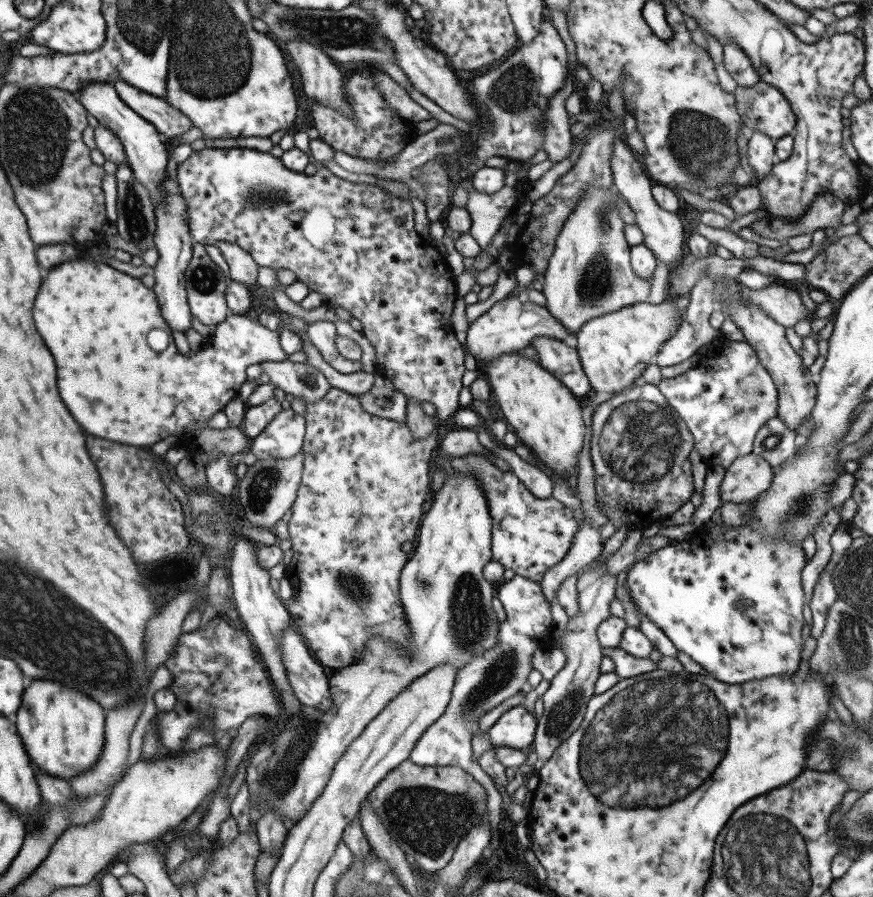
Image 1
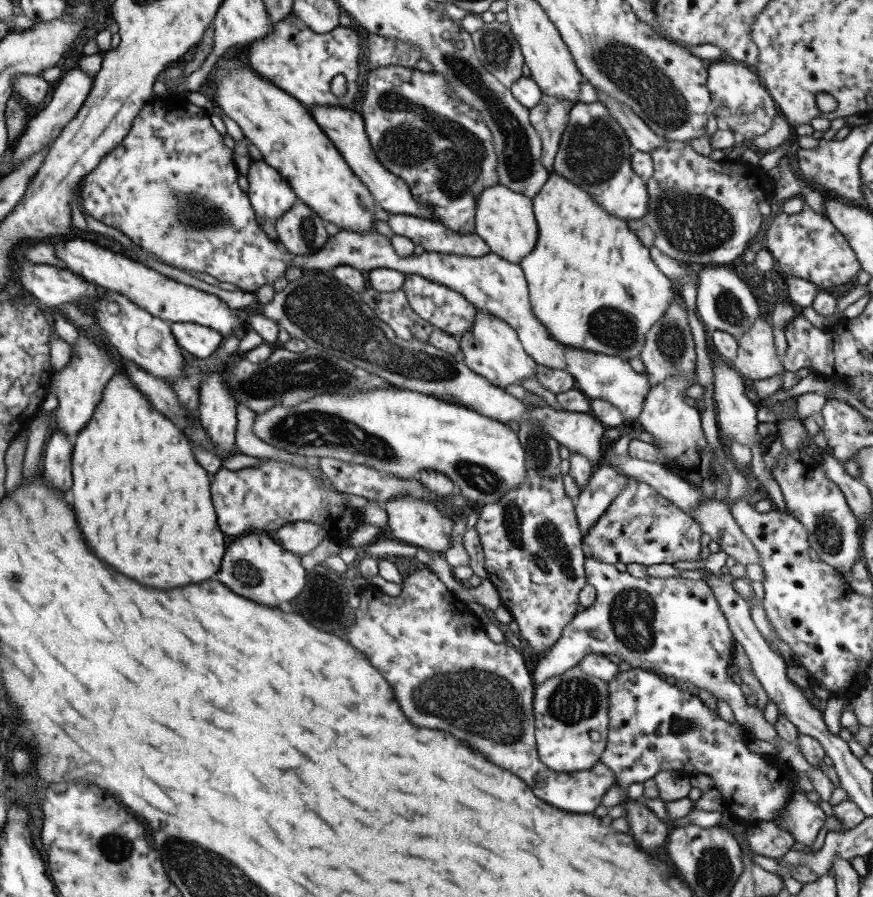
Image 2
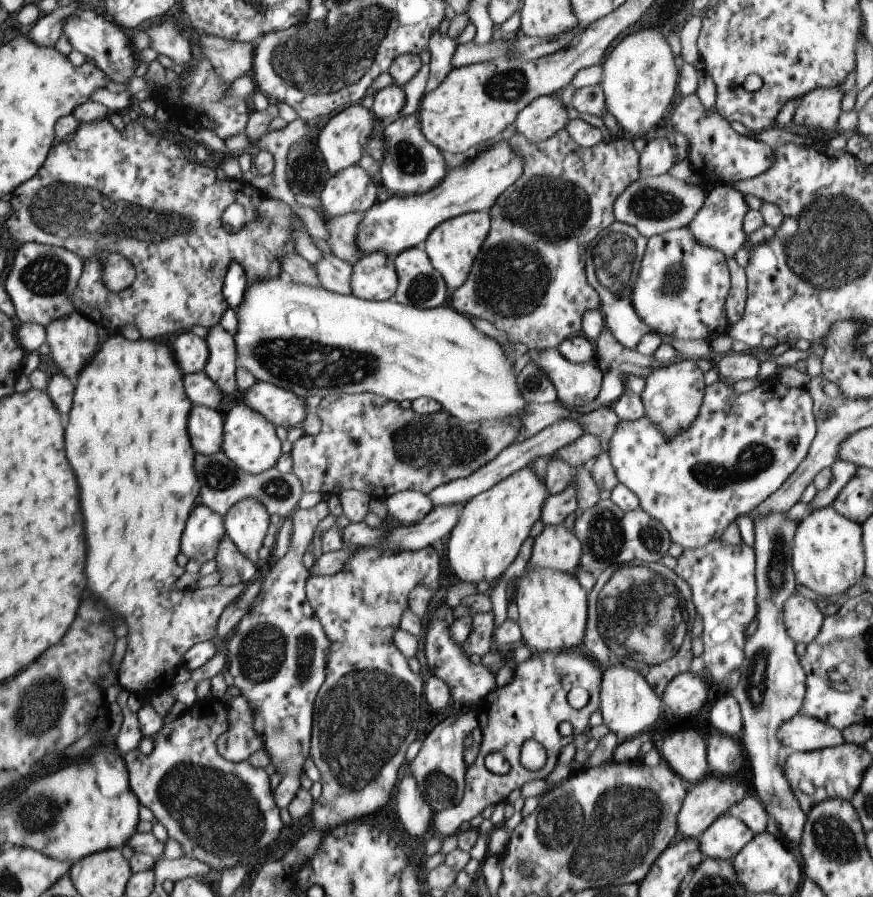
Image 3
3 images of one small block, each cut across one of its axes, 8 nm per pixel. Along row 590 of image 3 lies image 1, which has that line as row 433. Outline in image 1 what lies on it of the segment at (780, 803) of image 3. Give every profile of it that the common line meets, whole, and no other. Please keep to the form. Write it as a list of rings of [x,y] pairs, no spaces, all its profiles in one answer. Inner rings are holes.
[[[777,416],[771,418],[756,433],[753,453],[764,458],[772,467],[783,464],[797,452],[795,436],[796,432],[788,428]]]

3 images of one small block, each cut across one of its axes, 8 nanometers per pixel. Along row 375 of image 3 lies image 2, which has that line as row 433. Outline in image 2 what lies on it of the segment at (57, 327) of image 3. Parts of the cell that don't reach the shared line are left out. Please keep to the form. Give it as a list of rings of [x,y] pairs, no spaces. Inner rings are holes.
[[[80,331],[76,341],[76,344],[70,344],[72,347],[70,362],[63,369],[56,370],[51,379],[53,391],[58,398],[57,428],[72,438],[86,426],[86,422],[90,422],[98,402],[102,400],[104,386],[116,372],[116,364],[111,360],[112,355],[98,347],[94,338]]]

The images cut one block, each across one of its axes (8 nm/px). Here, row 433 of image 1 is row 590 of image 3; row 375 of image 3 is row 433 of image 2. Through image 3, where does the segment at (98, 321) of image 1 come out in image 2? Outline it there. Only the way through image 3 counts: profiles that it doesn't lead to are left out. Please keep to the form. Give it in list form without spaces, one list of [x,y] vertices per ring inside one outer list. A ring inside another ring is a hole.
[[[125,373],[110,378],[94,418],[86,424],[86,430],[72,438],[72,442],[76,444],[72,454],[72,506],[78,528],[98,558],[114,566],[120,574],[158,590],[204,582],[220,570],[229,538],[224,538],[216,524],[210,500],[210,478],[206,470],[198,466],[192,446],[180,428],[154,410]]]

